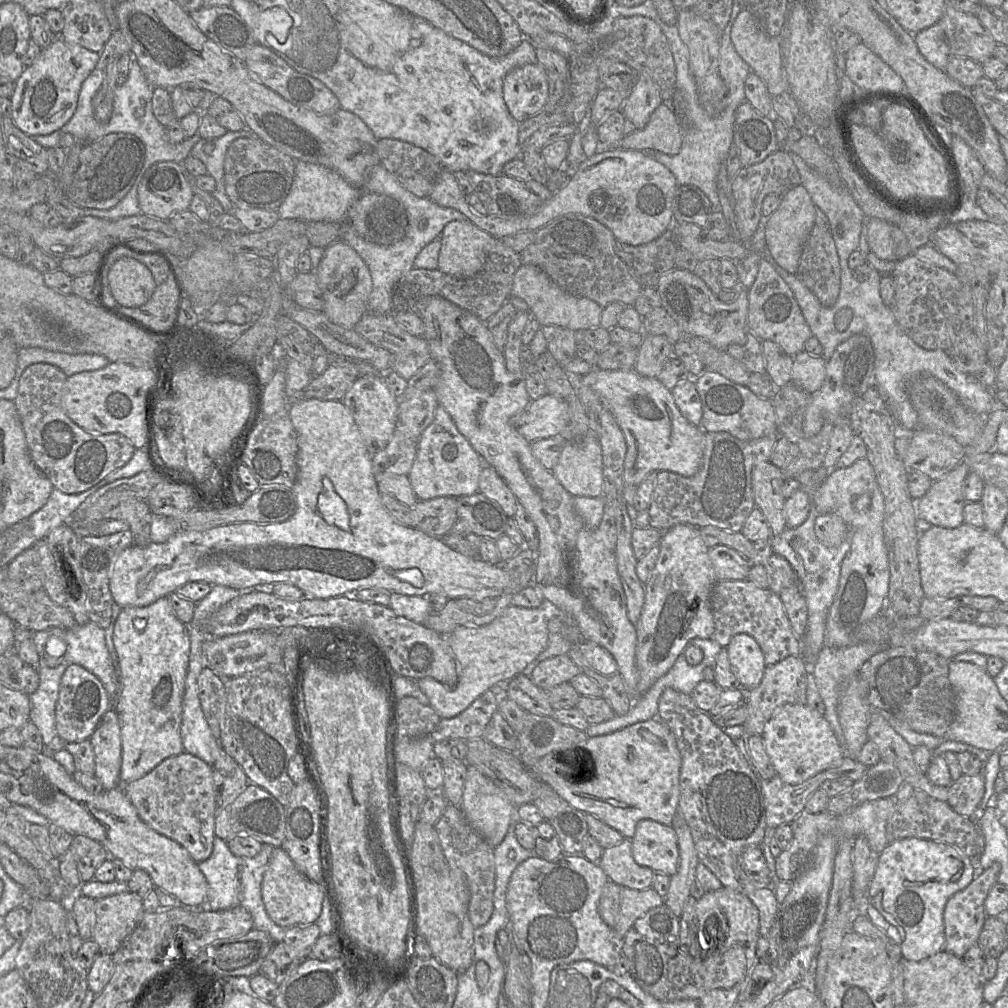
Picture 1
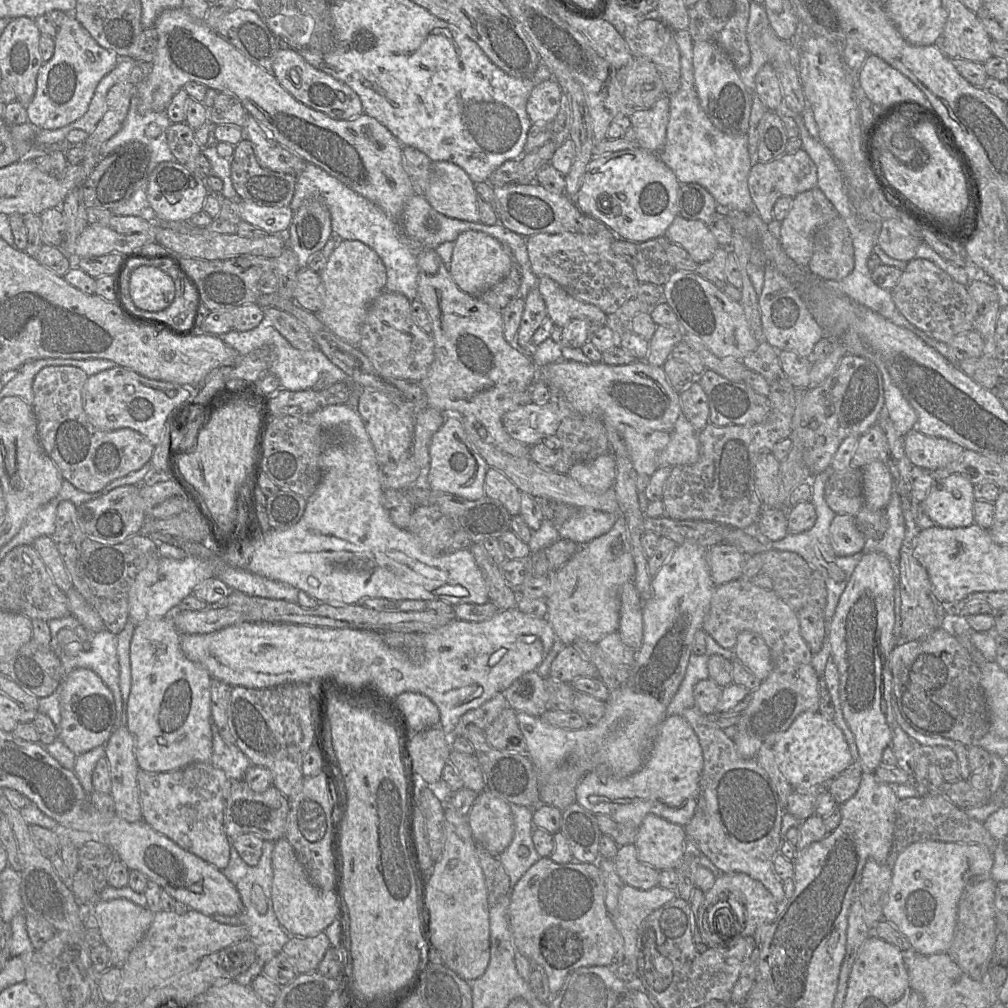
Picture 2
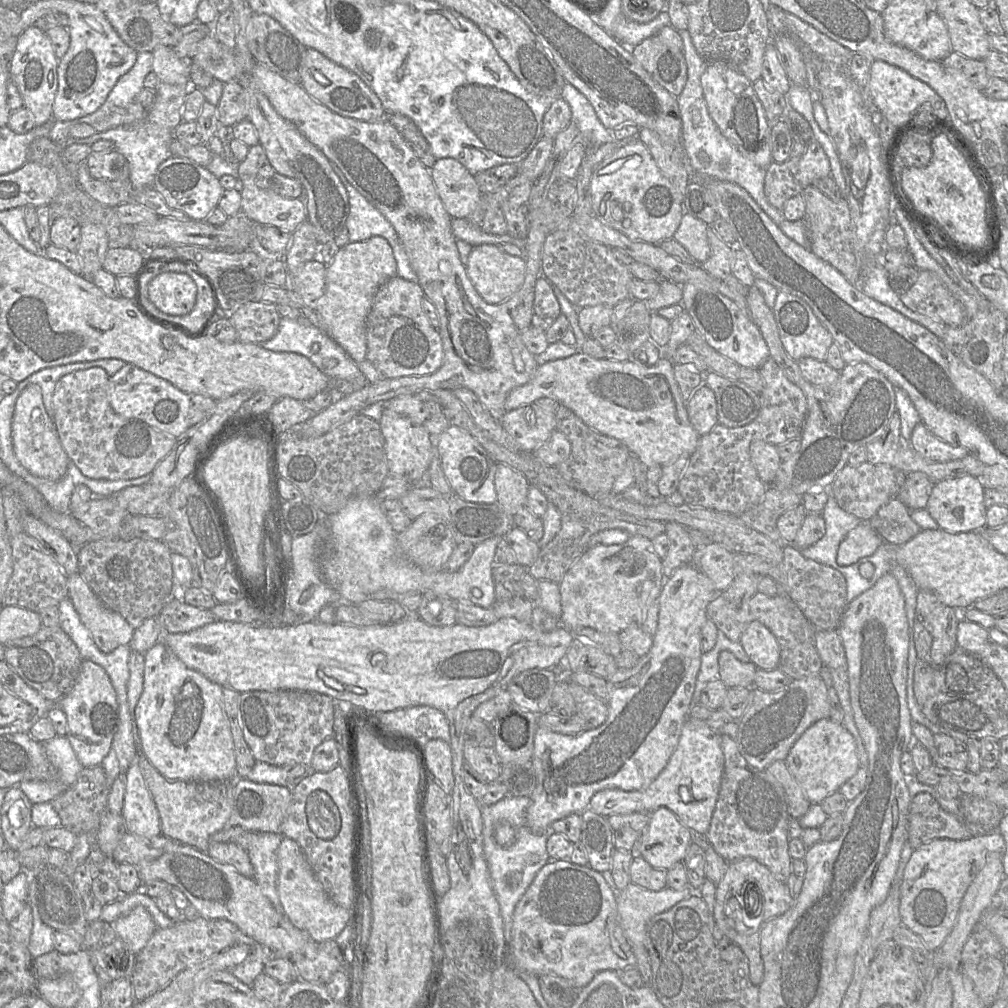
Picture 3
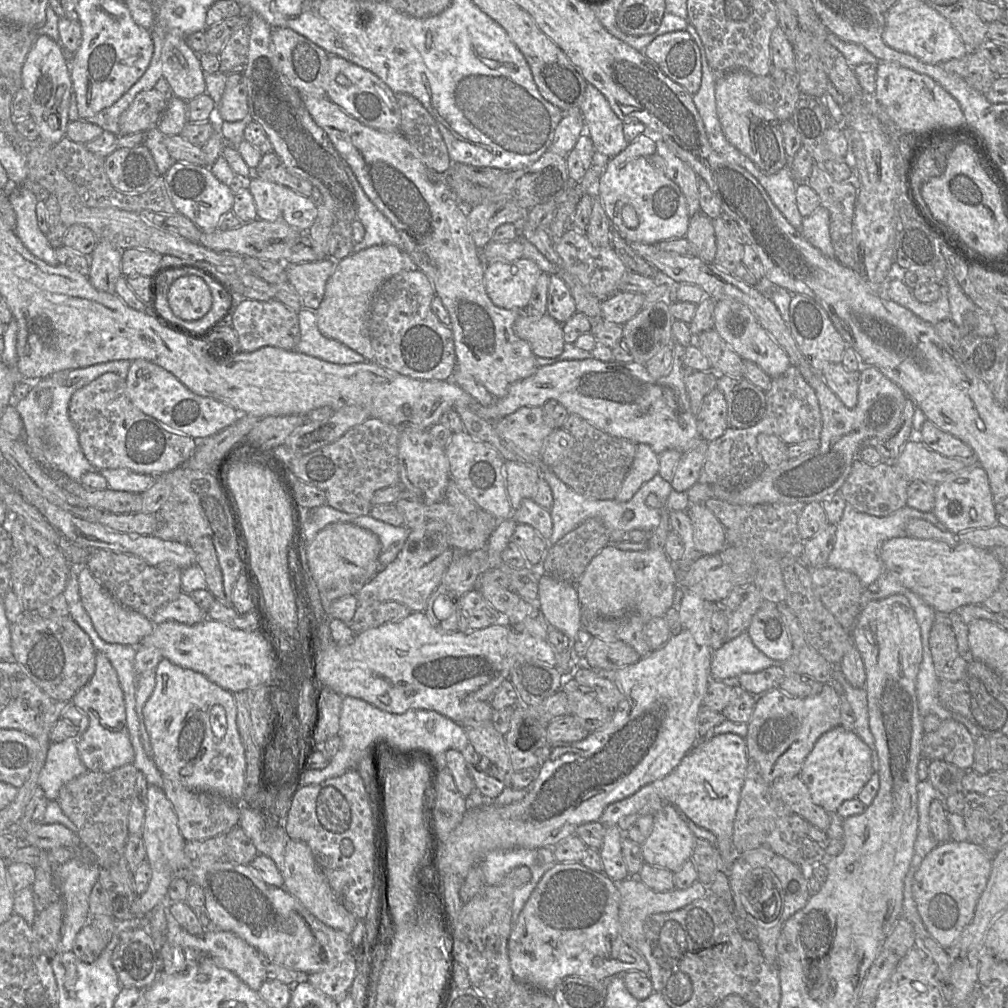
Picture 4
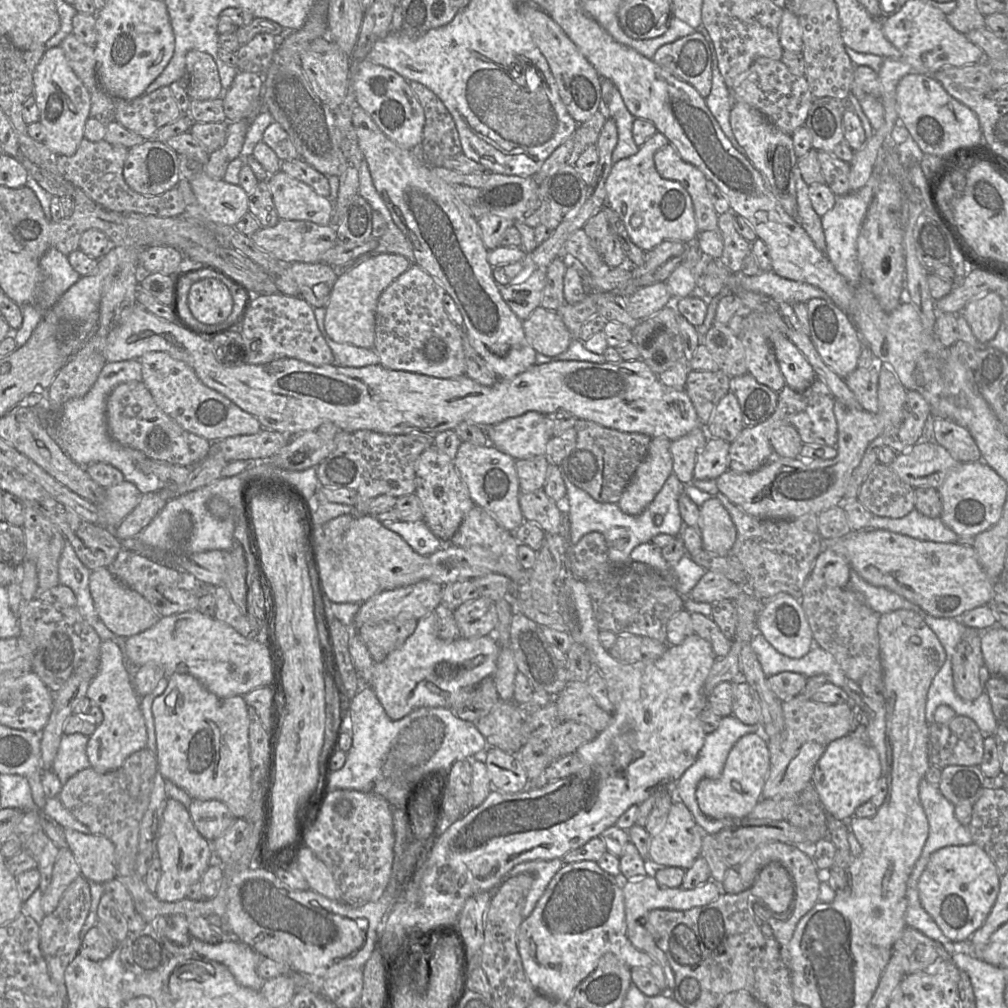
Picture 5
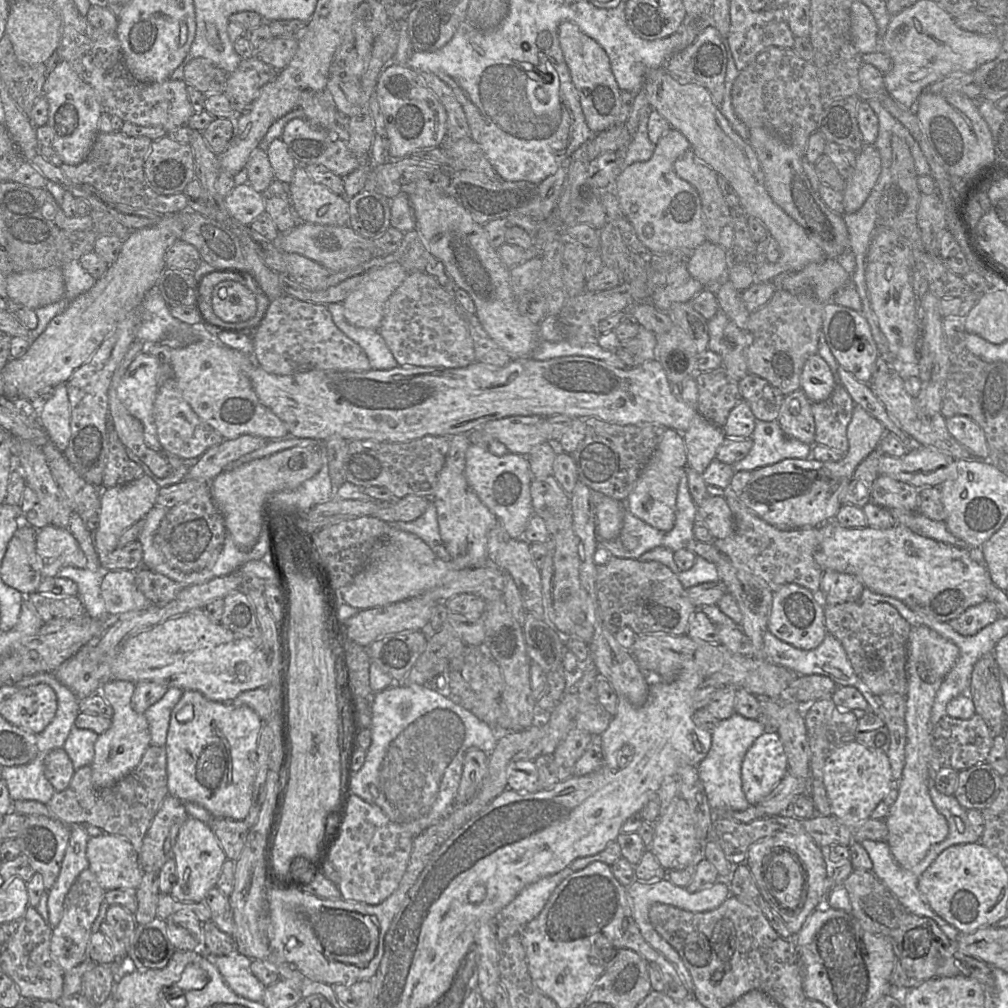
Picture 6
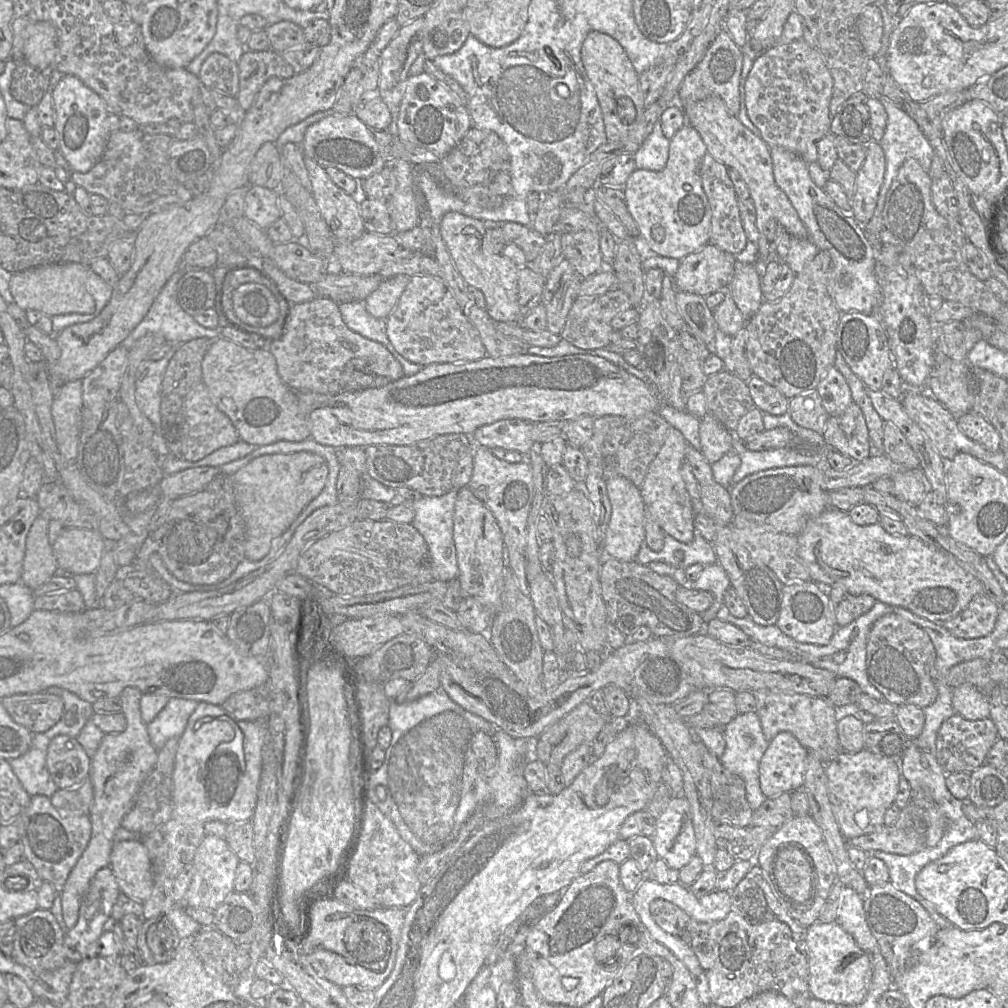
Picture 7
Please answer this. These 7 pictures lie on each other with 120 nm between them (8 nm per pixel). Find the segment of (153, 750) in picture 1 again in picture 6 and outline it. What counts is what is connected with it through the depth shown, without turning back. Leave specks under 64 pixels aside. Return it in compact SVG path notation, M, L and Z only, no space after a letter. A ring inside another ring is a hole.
M193 690L183 691L171 711L166 750L168 794L181 802L197 803L213 818L243 821L252 804L253 784L256 776L256 748L263 721L249 707L233 702L215 702Z

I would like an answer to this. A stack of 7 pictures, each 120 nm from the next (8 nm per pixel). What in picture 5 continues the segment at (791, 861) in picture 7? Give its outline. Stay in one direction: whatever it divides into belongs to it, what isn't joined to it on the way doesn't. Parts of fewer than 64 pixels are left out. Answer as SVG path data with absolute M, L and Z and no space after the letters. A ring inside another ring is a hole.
M771 862L758 873L749 891L773 912L785 912L794 899L793 878L779 862Z

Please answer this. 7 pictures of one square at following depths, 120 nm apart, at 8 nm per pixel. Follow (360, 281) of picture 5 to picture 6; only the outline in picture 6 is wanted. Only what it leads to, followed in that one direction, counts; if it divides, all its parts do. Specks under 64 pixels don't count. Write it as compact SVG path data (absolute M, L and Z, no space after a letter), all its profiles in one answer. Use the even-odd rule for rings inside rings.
M390 263L368 273L342 302L346 320L359 328L378 330L387 300L408 274L398 263Z

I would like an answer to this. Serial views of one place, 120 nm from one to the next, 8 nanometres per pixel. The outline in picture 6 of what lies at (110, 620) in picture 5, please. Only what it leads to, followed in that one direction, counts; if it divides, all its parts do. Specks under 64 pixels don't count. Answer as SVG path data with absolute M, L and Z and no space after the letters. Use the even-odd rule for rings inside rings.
M129 570L107 571L101 583L101 595L110 615L142 610L152 604L139 590L135 572Z

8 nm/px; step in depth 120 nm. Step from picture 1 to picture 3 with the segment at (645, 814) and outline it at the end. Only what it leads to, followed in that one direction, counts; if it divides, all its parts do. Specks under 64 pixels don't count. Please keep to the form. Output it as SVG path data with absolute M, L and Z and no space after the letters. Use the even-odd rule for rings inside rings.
M689 717L683 725L677 747L667 765L650 784L636 791L623 791L619 789L601 790L592 796L588 809L607 818L612 815L625 815L634 812L651 814L659 807L666 807L687 828L706 835L717 802L724 770L724 755L720 745L720 735L718 731L711 729L704 722Z

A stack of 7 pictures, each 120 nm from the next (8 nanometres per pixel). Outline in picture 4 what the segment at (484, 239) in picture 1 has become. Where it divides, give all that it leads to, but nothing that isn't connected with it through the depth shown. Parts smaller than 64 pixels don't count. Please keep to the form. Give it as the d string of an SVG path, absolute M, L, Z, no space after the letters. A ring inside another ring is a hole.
M523 257L511 262L485 261L487 295L497 307L522 311L541 273L535 262Z

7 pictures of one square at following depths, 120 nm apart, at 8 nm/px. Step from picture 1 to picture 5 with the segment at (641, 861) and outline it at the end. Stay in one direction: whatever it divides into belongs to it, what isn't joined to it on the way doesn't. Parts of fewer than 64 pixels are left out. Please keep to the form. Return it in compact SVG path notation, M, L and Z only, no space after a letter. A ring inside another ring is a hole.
M675 800L666 821L652 836L648 858L655 867L690 868L700 857L701 831L689 809Z

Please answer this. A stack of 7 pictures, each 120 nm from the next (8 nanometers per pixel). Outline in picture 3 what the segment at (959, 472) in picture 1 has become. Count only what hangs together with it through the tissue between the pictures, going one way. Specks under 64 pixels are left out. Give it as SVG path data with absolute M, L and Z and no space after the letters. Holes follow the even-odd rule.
M970 475L938 481L932 488L926 510L939 528L949 533L980 531L987 522L984 490L980 479Z

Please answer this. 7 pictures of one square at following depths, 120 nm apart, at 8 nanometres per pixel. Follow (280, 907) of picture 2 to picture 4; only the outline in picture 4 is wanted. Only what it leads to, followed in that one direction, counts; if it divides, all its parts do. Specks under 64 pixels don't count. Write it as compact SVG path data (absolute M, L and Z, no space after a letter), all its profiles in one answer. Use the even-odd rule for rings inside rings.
M290 840L284 849L284 869L281 872L283 887L293 895L312 915L325 925L348 935L354 930L358 919L348 912L332 891L327 878L315 861L311 849L303 842Z

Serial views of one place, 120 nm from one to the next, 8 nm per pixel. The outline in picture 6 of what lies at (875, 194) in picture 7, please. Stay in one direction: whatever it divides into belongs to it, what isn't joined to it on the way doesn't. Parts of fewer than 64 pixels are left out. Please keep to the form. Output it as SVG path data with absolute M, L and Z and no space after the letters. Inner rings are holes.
M865 145L859 152L852 175L842 191L845 213L858 211L876 184L881 171L881 157L874 145Z

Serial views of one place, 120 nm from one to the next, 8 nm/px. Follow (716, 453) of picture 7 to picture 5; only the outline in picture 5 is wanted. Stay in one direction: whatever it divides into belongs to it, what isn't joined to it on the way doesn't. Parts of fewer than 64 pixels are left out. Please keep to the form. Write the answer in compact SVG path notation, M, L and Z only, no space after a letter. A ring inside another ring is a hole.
M701 426L672 441L670 452L673 459L673 474L685 485L693 483L697 457L709 438L706 429Z

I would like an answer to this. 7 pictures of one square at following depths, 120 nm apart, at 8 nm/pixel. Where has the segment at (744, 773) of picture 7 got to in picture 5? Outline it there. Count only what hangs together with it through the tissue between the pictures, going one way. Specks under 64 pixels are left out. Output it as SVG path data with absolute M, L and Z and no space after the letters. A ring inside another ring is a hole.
M733 715L722 717L718 728L706 735L704 745L699 751L695 762L674 783L672 788L675 792L676 800L685 804L704 834L715 835L721 829L734 825L738 820L729 817L723 819L710 819L706 817L701 812L695 795L698 783L704 778L718 778L722 773L728 754L734 744L746 734L760 733L761 727L761 725L746 725Z

